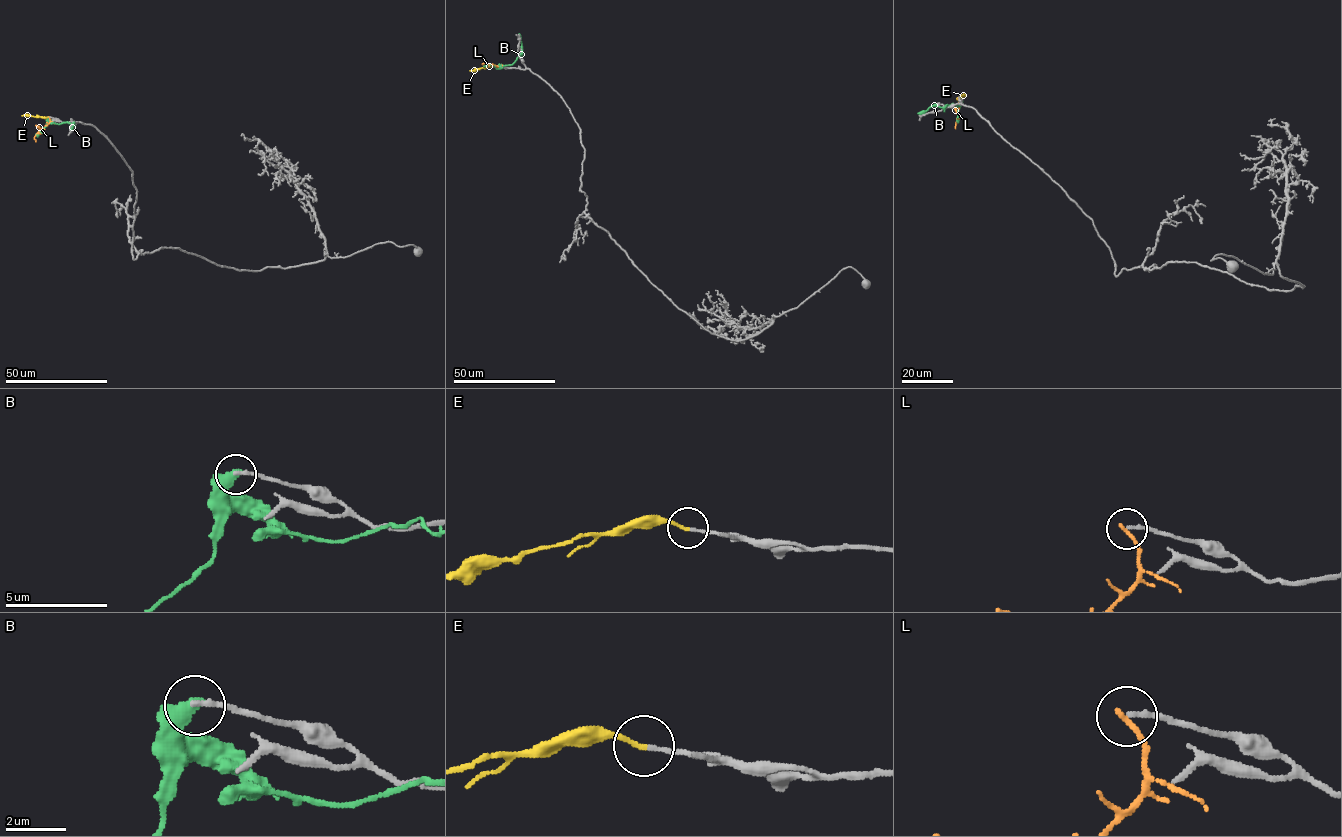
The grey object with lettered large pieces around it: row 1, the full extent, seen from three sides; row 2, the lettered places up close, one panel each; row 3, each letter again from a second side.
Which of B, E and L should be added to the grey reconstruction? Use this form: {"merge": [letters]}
{"merge": ["E"]}

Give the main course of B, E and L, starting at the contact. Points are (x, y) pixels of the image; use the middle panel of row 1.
B: (497, 66), (511, 65), (521, 55), (519, 33)
E: (496, 66), (469, 70)
L: (496, 66), (484, 63)

